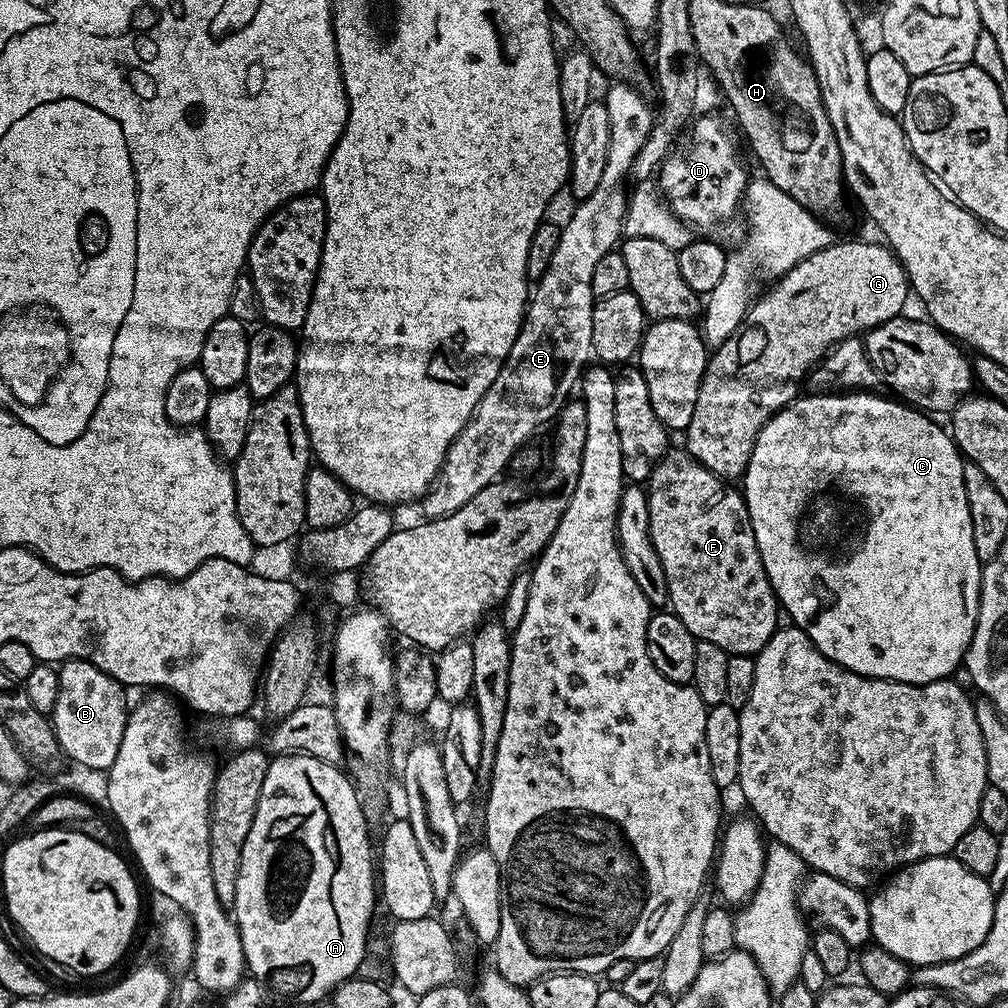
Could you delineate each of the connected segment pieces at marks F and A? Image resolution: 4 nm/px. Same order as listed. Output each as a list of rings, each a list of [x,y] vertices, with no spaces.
[[[669,450],[660,458],[660,463],[656,465],[651,476],[646,481],[646,491],[648,493],[648,506],[650,508],[650,538],[654,542],[654,548],[658,550],[658,558],[662,558],[662,570],[666,570],[666,582],[668,583],[668,604],[671,611],[675,612],[682,622],[686,622],[686,630],[694,634],[697,640],[714,642],[714,646],[722,646],[722,650],[734,656],[755,656],[770,642],[770,638],[776,632],[778,621],[778,601],[774,590],[770,586],[770,578],[766,578],[766,570],[762,566],[762,554],[758,554],[758,542],[754,538],[754,526],[750,522],[748,507],[743,495],[736,492],[731,483],[725,482],[710,470],[706,470],[687,450]]]
[[[297,752],[286,756],[272,758],[262,783],[261,797],[258,798],[254,820],[250,825],[250,832],[242,846],[241,865],[238,869],[237,893],[234,897],[236,907],[234,919],[240,929],[244,962],[251,979],[259,980],[276,995],[286,1000],[306,1002],[316,1006],[320,999],[327,997],[344,980],[357,975],[361,971],[360,963],[364,960],[364,951],[368,948],[368,927],[372,924],[372,911],[378,908],[378,864],[374,859],[374,836],[370,831],[368,819],[356,797],[356,785],[347,775],[340,773],[341,769],[334,764],[327,764],[313,756],[303,756]]]

